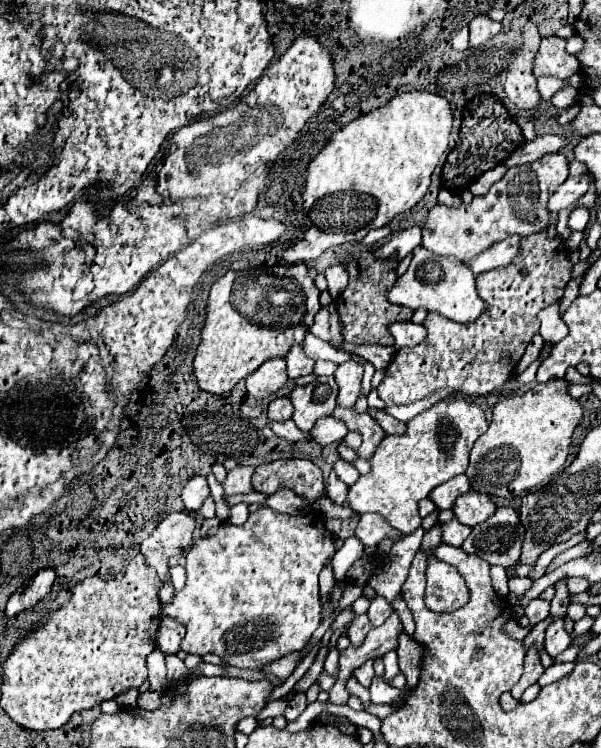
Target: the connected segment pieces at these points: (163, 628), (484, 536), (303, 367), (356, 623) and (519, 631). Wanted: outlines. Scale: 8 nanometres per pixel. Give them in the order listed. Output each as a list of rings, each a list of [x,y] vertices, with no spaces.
[[[162,619],[158,631],[158,649],[164,655],[176,655],[180,651],[180,643],[184,639],[184,627],[174,619]]]
[[[502,507],[488,521],[472,527],[462,549],[482,557],[490,565],[502,565],[508,569],[520,559],[520,543],[524,543],[520,515],[512,507]]]
[[[294,345],[290,353],[286,355],[286,365],[288,365],[288,377],[296,379],[302,375],[310,375],[314,369],[314,361],[308,359],[302,351],[302,345]]]
[[[360,615],[358,619],[354,619],[352,625],[350,625],[350,629],[348,629],[348,639],[350,639],[350,643],[352,643],[354,647],[358,647],[360,643],[364,643],[366,633],[368,633],[370,629],[372,629],[372,625],[370,625],[370,619],[368,619],[366,615]]]
[[[515,620],[508,621],[504,626],[504,632],[514,638],[514,639],[523,639],[529,632],[530,629],[532,629],[533,625],[530,624],[525,628],[520,627],[517,625],[517,622]]]

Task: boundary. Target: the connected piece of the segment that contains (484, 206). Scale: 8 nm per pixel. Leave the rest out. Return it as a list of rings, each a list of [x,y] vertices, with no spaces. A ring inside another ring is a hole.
[[[564,153],[546,155],[534,163],[508,169],[504,179],[494,183],[484,197],[474,197],[470,205],[446,207],[436,205],[428,213],[428,221],[422,229],[422,247],[434,255],[456,257],[460,263],[468,265],[480,251],[492,247],[508,235],[528,237],[546,231],[552,223],[552,213],[548,211],[548,199],[556,187],[568,179],[568,165]]]

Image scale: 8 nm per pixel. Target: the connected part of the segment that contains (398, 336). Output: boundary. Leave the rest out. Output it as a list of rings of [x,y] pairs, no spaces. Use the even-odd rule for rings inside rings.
[[[392,323],[390,325],[390,333],[394,337],[394,349],[404,349],[404,347],[414,347],[418,343],[422,343],[422,339],[426,337],[426,329],[422,325],[416,323]]]

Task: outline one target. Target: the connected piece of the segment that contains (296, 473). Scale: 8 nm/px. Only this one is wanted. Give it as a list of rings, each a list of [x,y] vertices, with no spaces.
[[[278,459],[256,467],[252,477],[254,491],[276,493],[280,489],[292,489],[296,495],[308,501],[312,507],[320,497],[324,497],[322,471],[312,461],[304,459]]]

